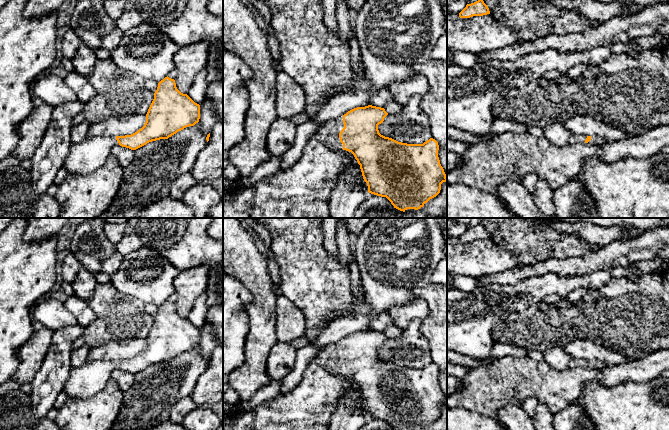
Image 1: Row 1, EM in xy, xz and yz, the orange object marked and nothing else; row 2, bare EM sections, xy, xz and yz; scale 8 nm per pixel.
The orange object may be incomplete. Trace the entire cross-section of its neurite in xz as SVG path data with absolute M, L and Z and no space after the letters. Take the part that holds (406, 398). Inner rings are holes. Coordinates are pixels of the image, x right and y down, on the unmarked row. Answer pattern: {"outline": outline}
{"outline": "M357 331L326 346L311 363L322 366L332 374L351 376L360 389L369 417L386 421L393 430L424 430L440 417L441 408L447 406L438 381L438 366L430 362L423 368L407 368L381 359L378 349L387 339L381 331Z"}

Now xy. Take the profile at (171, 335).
{"outline": "M167 300L158 307L141 353L131 359L97 360L72 368L63 391L68 398L90 398L103 390L114 370L136 374L149 366L168 363L199 343L200 329L181 317L175 304Z"}

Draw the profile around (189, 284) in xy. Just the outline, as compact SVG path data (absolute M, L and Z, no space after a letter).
M205 266L185 269L174 278L173 284L178 299L175 303L177 313L187 318L197 298L207 289L209 268Z

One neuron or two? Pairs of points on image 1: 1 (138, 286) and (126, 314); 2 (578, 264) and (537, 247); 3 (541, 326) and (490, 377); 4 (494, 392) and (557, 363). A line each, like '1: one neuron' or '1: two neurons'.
1: two neurons
2: two neurons
3: two neurons
4: two neurons

